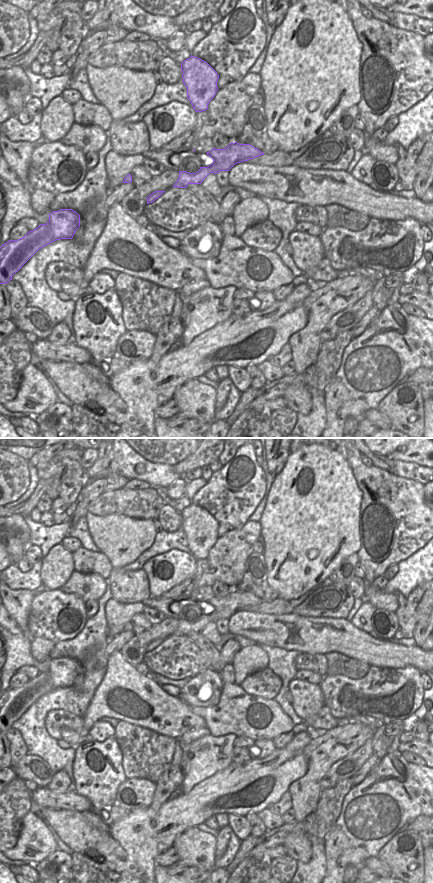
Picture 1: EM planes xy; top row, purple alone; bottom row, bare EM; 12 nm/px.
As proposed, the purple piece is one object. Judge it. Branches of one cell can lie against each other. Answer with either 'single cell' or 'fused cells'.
single cell

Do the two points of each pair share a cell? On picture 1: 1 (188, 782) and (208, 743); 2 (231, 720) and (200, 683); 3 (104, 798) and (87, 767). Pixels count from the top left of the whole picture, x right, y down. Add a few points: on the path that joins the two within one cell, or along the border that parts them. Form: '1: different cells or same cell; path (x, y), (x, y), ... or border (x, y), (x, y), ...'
1: same cell; path (195, 772), (208, 753)
2: different cells; border (223, 684), (220, 700), (216, 704), (194, 707)
3: same cell; path (101, 790), (95, 775)

